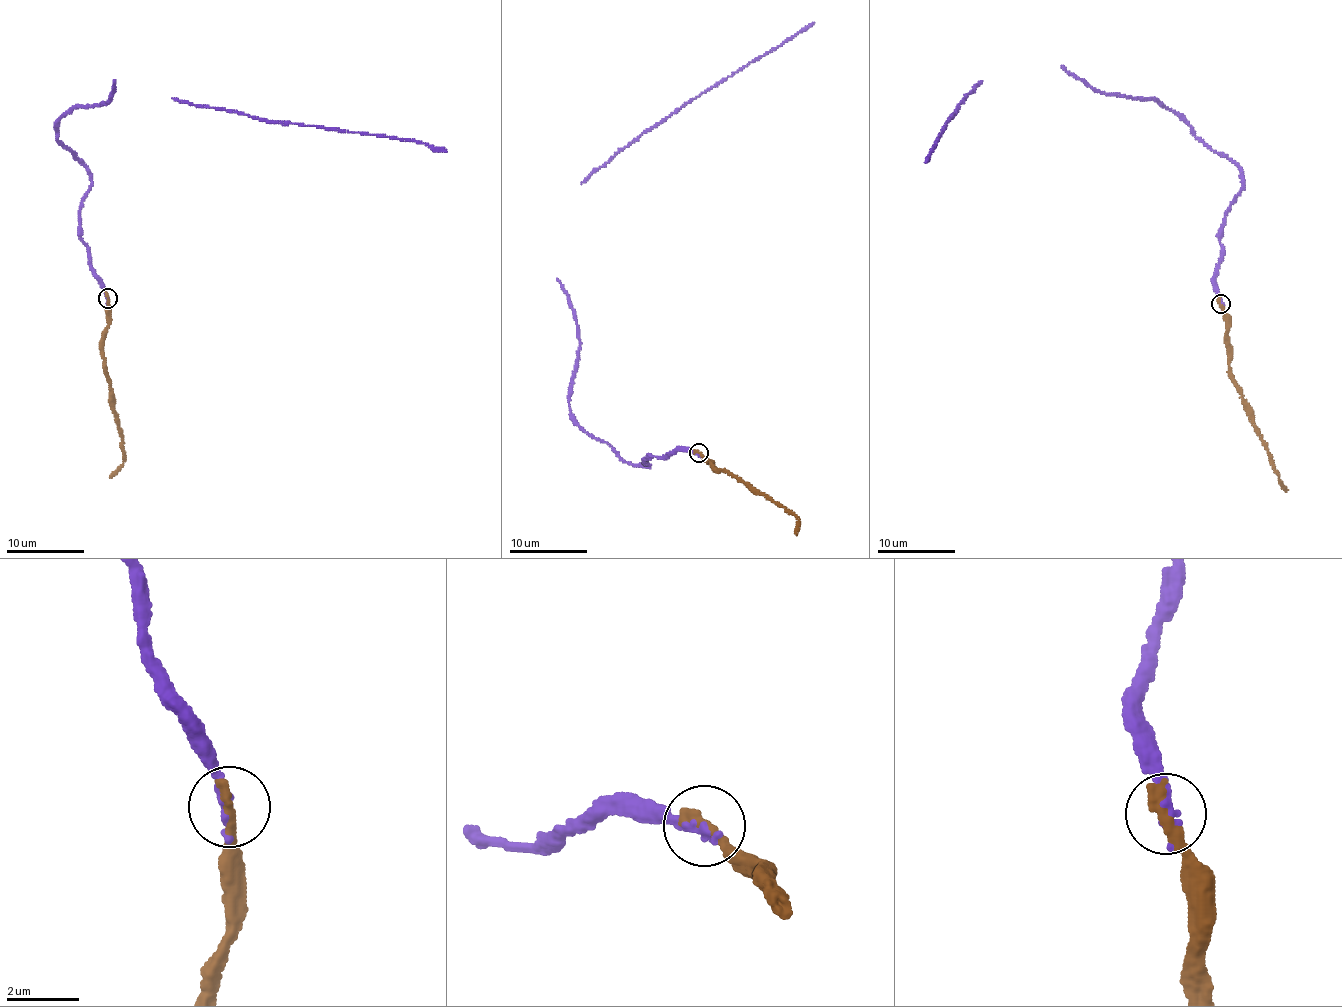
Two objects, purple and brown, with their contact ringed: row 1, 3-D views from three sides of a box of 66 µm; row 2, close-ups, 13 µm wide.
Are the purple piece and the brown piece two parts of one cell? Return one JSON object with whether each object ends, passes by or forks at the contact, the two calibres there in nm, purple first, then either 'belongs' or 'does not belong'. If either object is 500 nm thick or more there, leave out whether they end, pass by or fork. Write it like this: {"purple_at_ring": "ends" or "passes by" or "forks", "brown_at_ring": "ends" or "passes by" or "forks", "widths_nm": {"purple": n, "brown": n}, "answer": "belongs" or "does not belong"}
{"purple_at_ring": "ends", "brown_at_ring": "ends", "widths_nm": {"purple": 320, "brown": 440}, "answer": "belongs"}

